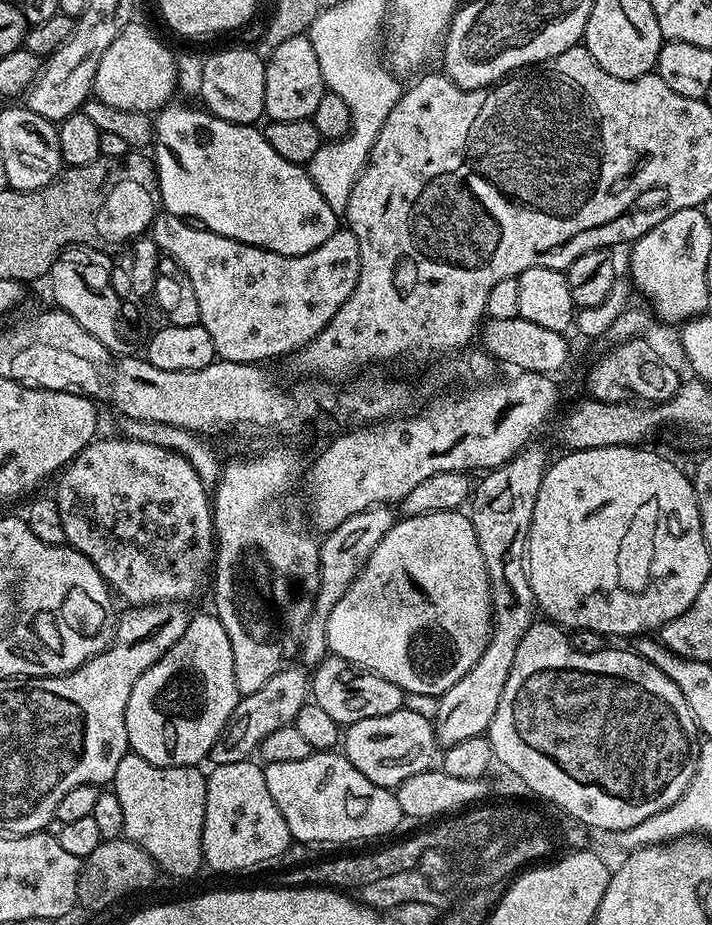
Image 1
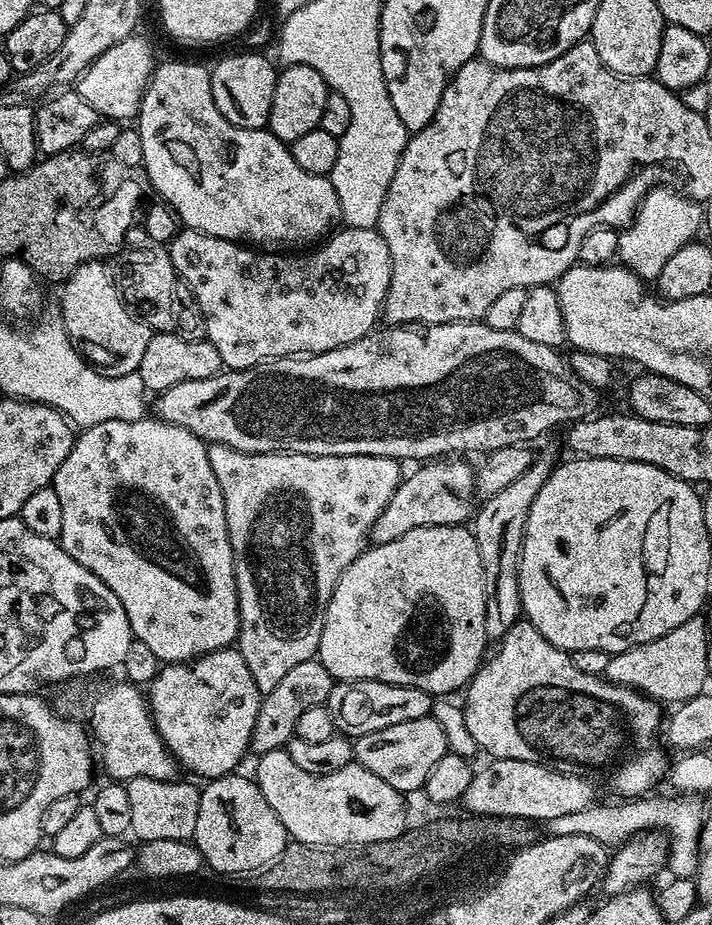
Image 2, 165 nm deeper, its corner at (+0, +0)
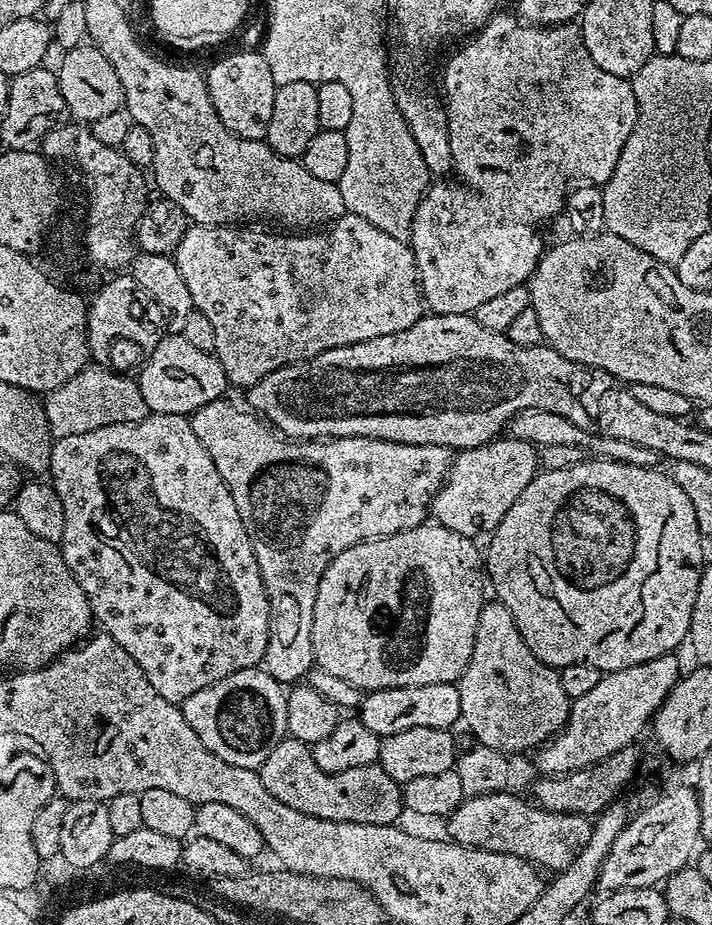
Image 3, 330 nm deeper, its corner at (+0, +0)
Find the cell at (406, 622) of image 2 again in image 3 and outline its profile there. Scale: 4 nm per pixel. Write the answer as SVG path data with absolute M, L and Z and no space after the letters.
M425 522L416 528L407 528L405 532L395 532L393 536L382 536L379 540L366 540L363 544L355 544L350 550L338 554L334 562L322 574L322 582L318 582L318 598L314 598L314 622L312 623L312 659L315 667L326 670L330 674L335 674L337 678L343 678L345 682L350 682L355 688L361 690L375 690L378 688L405 688L406 686L426 686L434 682L446 682L447 684L456 684L461 674L466 670L470 662L470 654L474 650L474 634L478 630L478 614L484 609L486 597L484 597L484 588L486 592L486 572L482 567L482 552L476 549L477 541L471 536L454 534L454 530L446 530L441 524L435 522Z

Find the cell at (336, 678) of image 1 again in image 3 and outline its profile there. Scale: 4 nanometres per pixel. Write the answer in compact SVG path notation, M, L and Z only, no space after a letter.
M434 682L426 686L406 686L405 688L378 688L369 691L362 703L358 705L358 719L362 726L373 732L379 738L398 734L400 731L415 727L436 727L451 729L452 723L460 720L460 689L456 684Z

